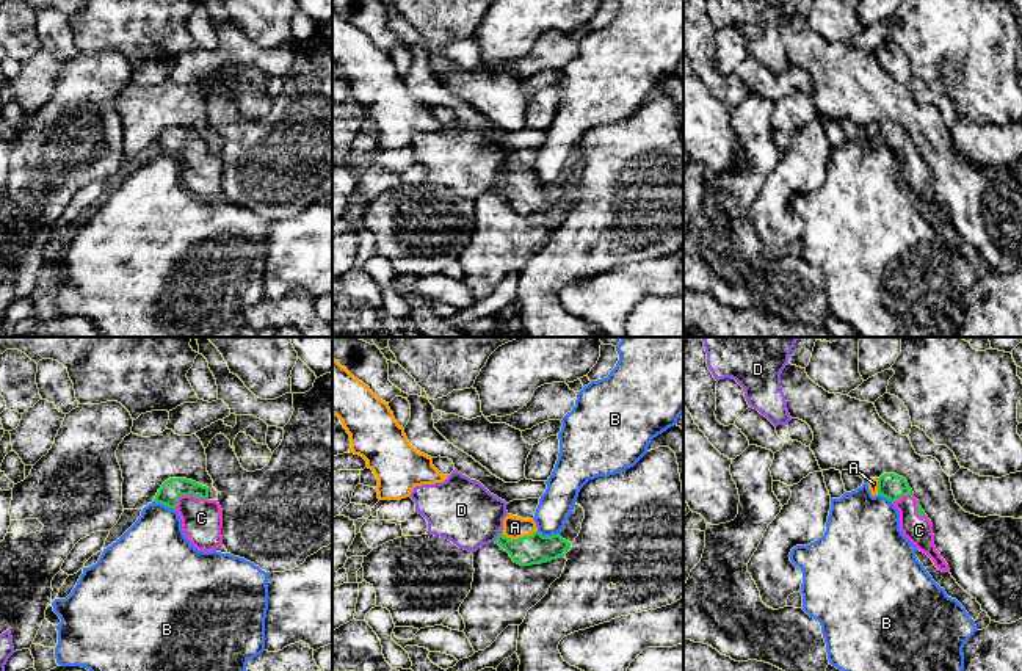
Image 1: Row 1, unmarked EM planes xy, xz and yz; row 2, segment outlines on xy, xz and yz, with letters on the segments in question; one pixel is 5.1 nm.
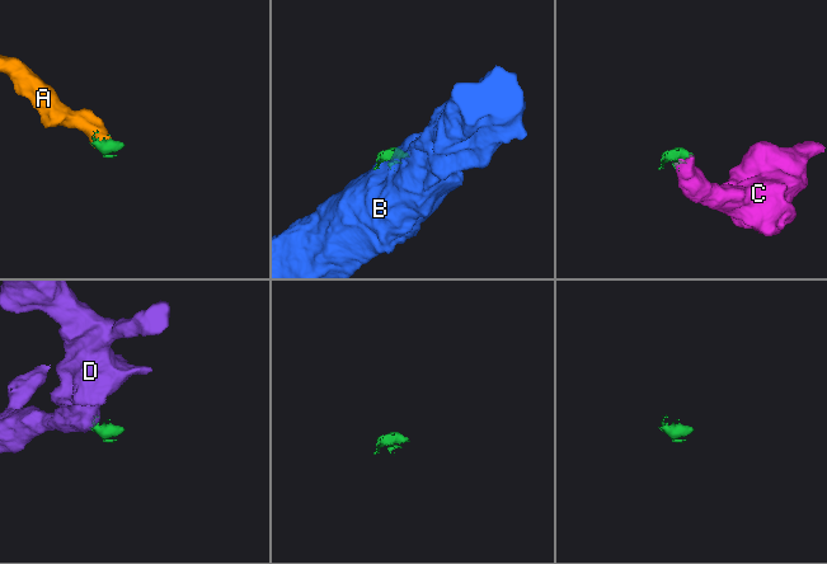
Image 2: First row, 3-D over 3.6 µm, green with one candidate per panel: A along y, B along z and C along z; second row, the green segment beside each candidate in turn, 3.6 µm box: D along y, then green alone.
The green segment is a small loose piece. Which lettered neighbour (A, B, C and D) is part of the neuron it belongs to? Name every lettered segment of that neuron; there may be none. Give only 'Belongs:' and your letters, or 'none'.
Belongs: A, C

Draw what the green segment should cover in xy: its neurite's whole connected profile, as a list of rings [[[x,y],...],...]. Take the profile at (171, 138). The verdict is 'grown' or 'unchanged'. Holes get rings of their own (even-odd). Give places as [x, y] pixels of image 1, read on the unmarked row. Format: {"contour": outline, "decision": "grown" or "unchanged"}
{"contour": [[[169,127],[158,138],[155,152],[179,161],[187,188],[202,201],[223,193],[223,158],[218,149],[208,147],[208,136],[187,127]]], "decision": "grown"}

